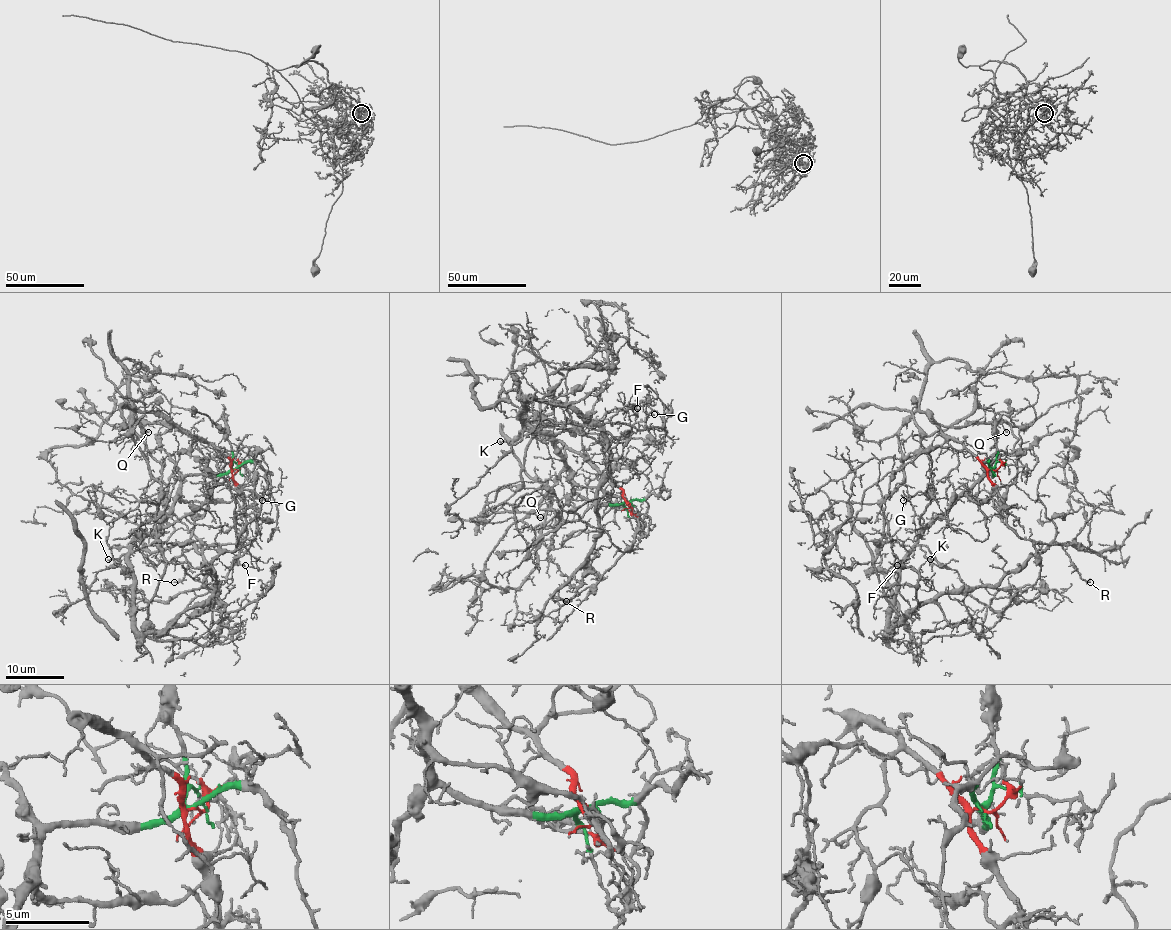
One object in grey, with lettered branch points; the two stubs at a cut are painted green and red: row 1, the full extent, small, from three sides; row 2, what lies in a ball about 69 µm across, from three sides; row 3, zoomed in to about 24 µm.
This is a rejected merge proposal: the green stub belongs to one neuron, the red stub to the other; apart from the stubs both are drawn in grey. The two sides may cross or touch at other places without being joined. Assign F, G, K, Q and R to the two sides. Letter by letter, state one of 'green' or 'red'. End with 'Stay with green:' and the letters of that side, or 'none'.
F: red
G: green
K: green
Q: red
R: green
Stay with green: G, K, R

